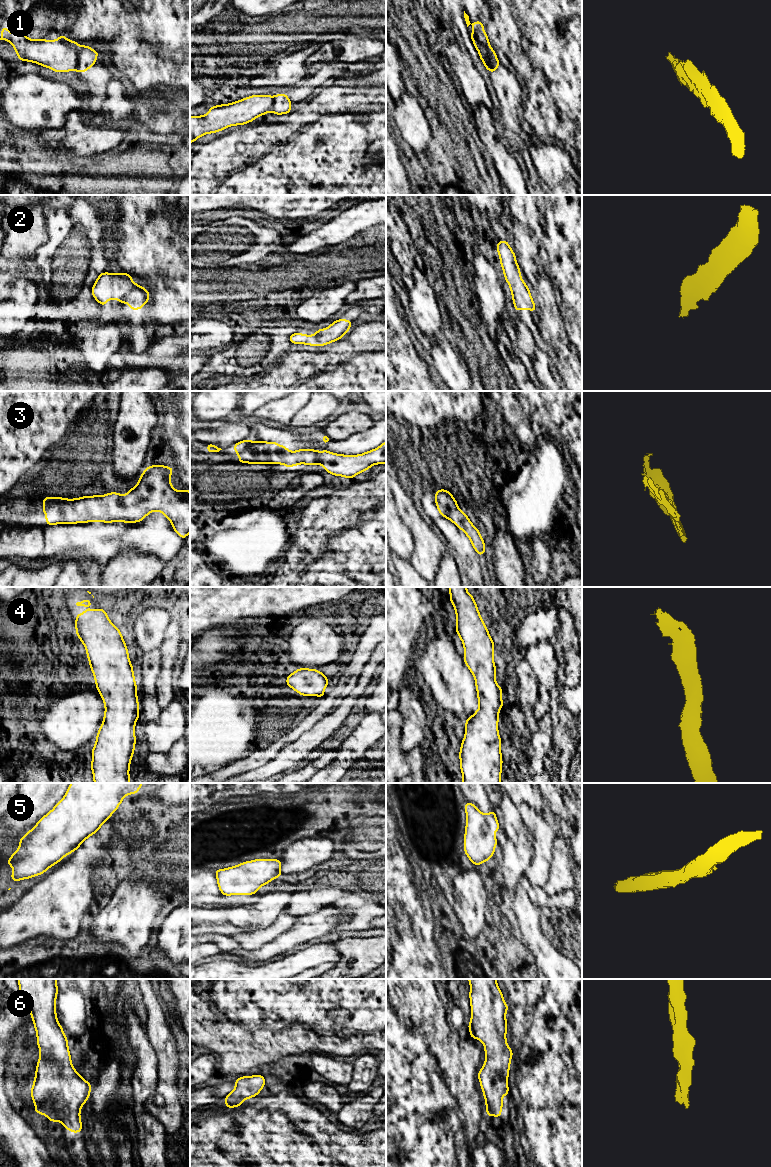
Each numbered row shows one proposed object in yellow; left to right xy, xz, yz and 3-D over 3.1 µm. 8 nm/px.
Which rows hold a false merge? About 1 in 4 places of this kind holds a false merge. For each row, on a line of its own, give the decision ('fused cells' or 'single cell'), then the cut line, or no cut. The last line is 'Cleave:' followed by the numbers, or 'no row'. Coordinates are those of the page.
1: fused cells | xy (79, 46), (75, 69)
2: single cell | no cut
3: single cell | no cut
4: single cell | no cut
5: single cell | no cut
6: single cell | no cut
Cleave: 1

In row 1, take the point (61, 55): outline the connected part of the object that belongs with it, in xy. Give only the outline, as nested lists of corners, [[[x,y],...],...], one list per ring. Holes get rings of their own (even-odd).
[[[3,27],[0,40],[7,40],[12,44],[19,60],[37,63],[55,72],[75,71],[77,68],[79,44],[68,40],[63,34],[58,39],[52,41],[45,40],[44,38],[31,40],[22,33],[10,33],[7,27]]]

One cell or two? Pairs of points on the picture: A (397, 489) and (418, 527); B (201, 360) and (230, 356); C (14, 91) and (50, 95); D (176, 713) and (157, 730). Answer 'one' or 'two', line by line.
A: one
B: two
C: one
D: one

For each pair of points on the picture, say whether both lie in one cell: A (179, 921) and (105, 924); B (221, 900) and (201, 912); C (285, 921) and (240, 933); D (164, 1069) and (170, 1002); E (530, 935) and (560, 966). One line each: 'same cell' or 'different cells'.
A: different cells
B: different cells
C: same cell
D: different cells
E: same cell

